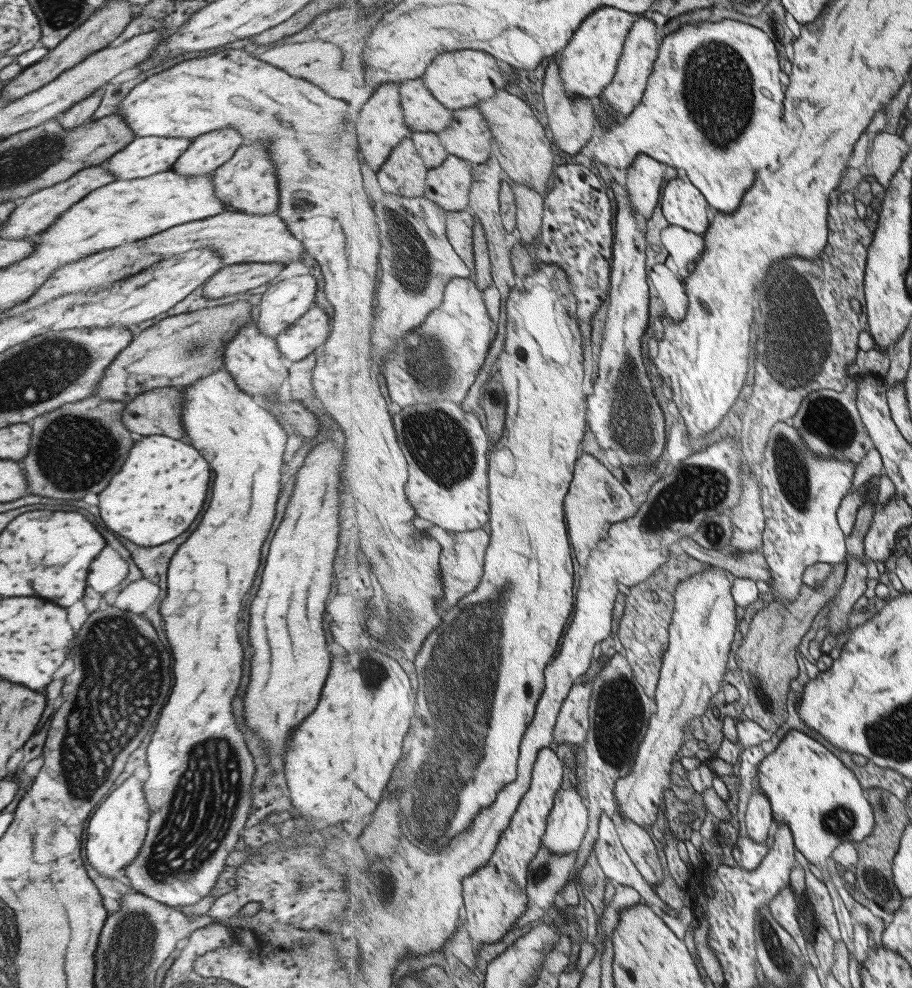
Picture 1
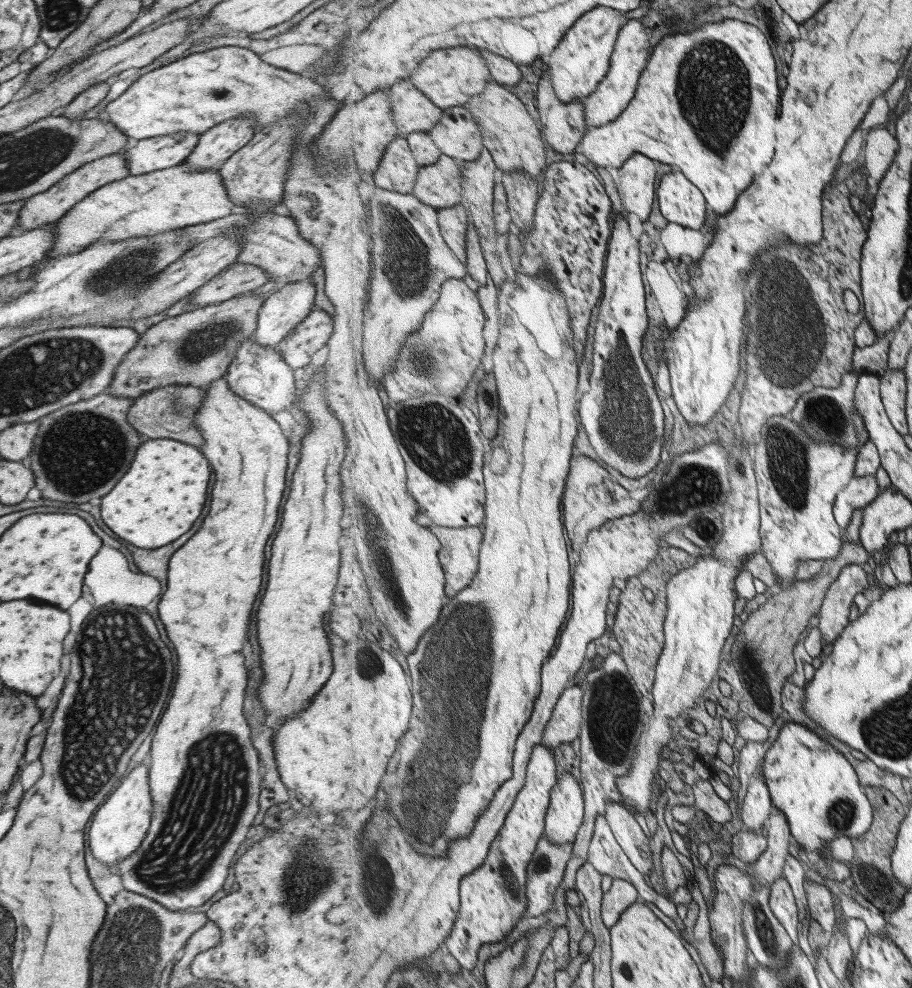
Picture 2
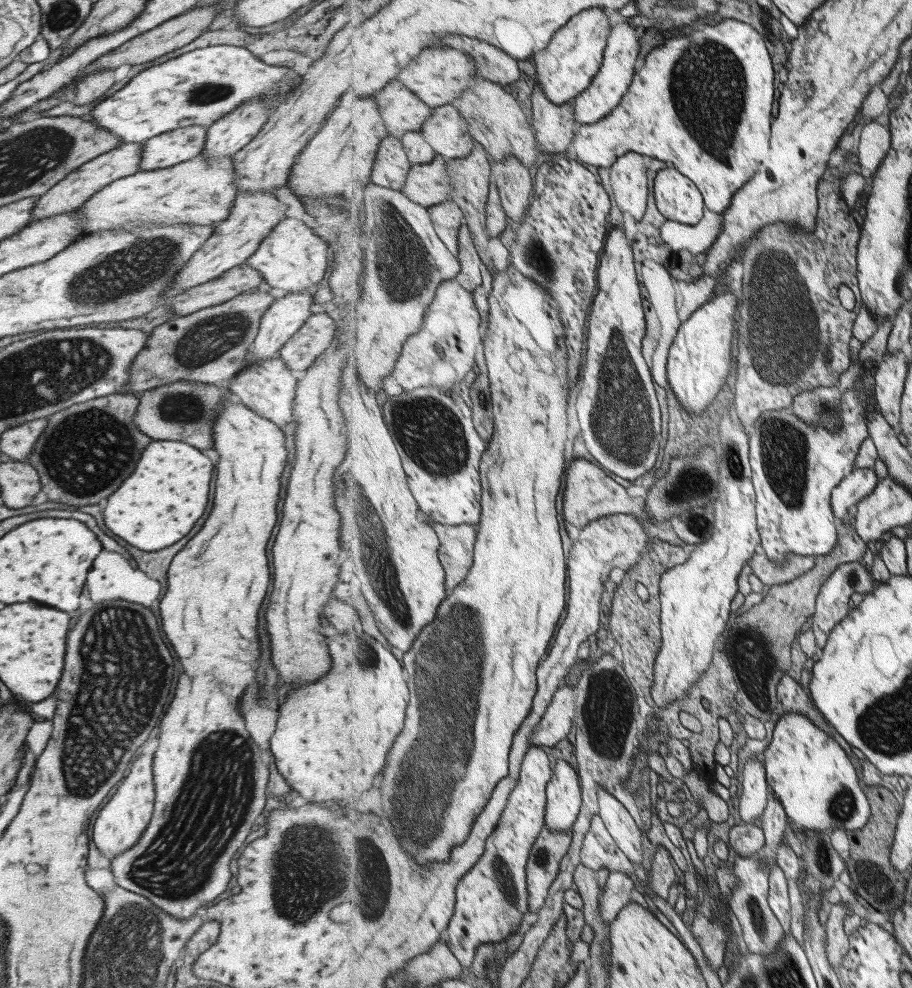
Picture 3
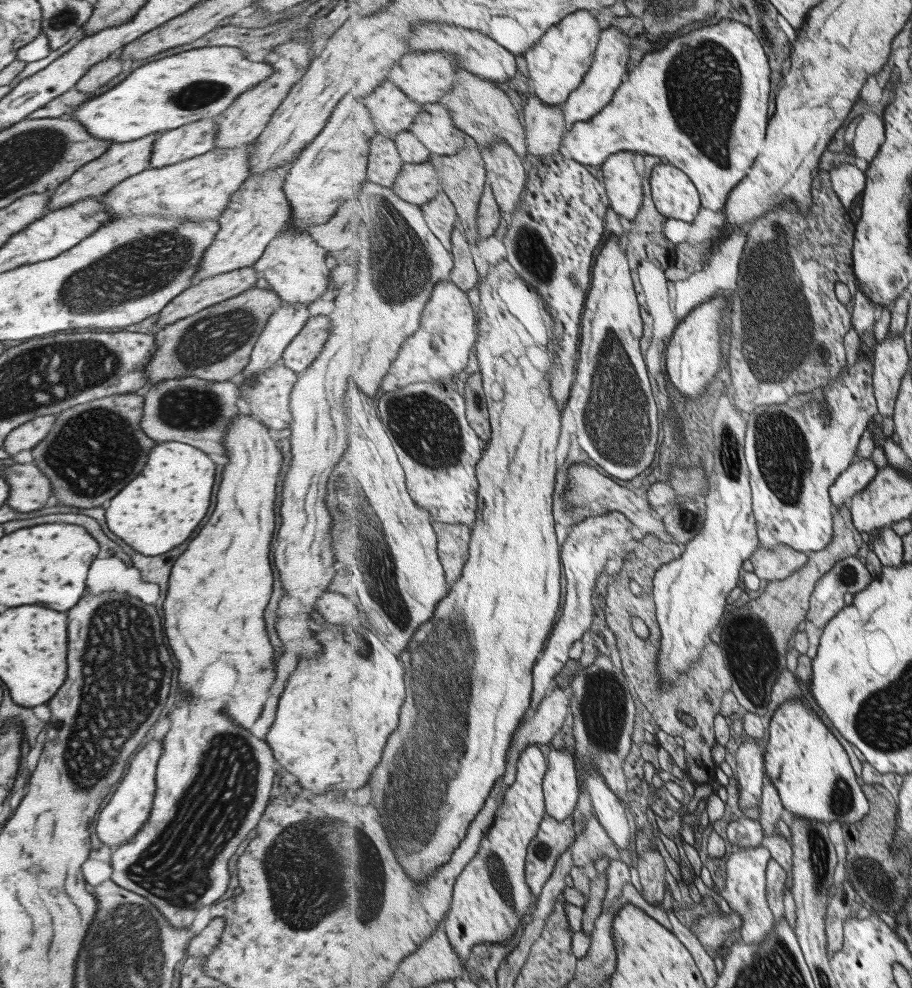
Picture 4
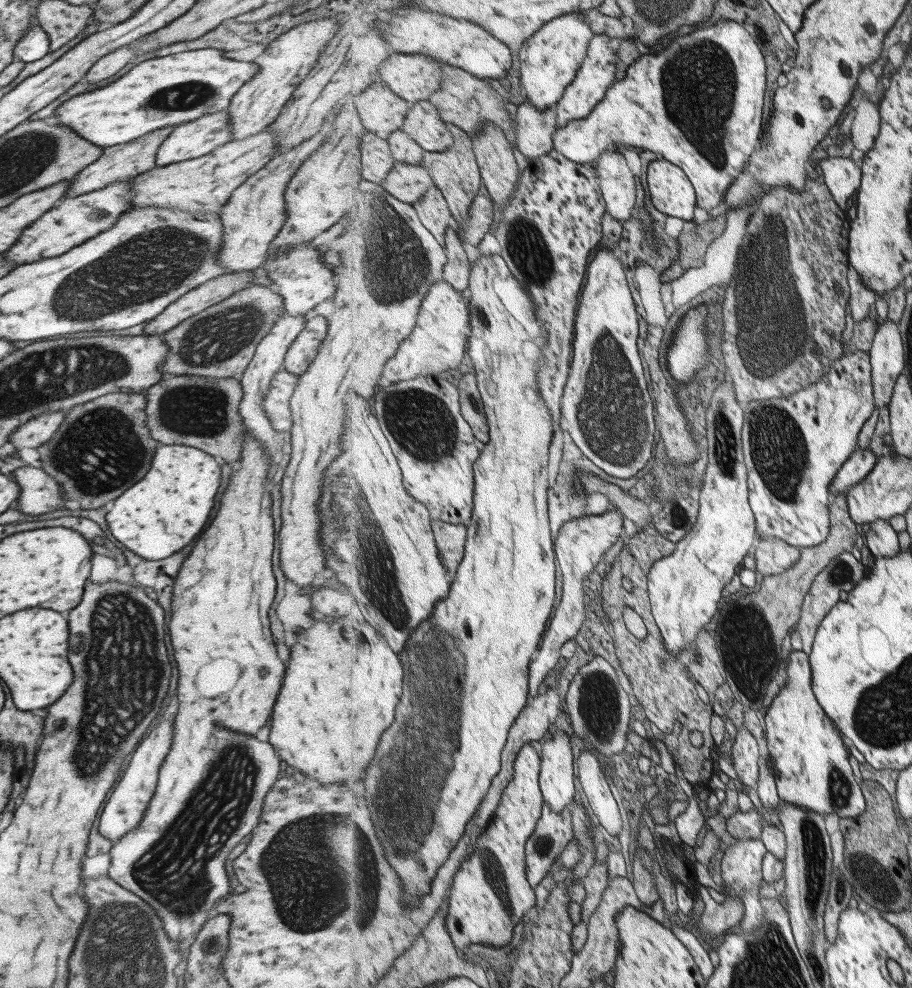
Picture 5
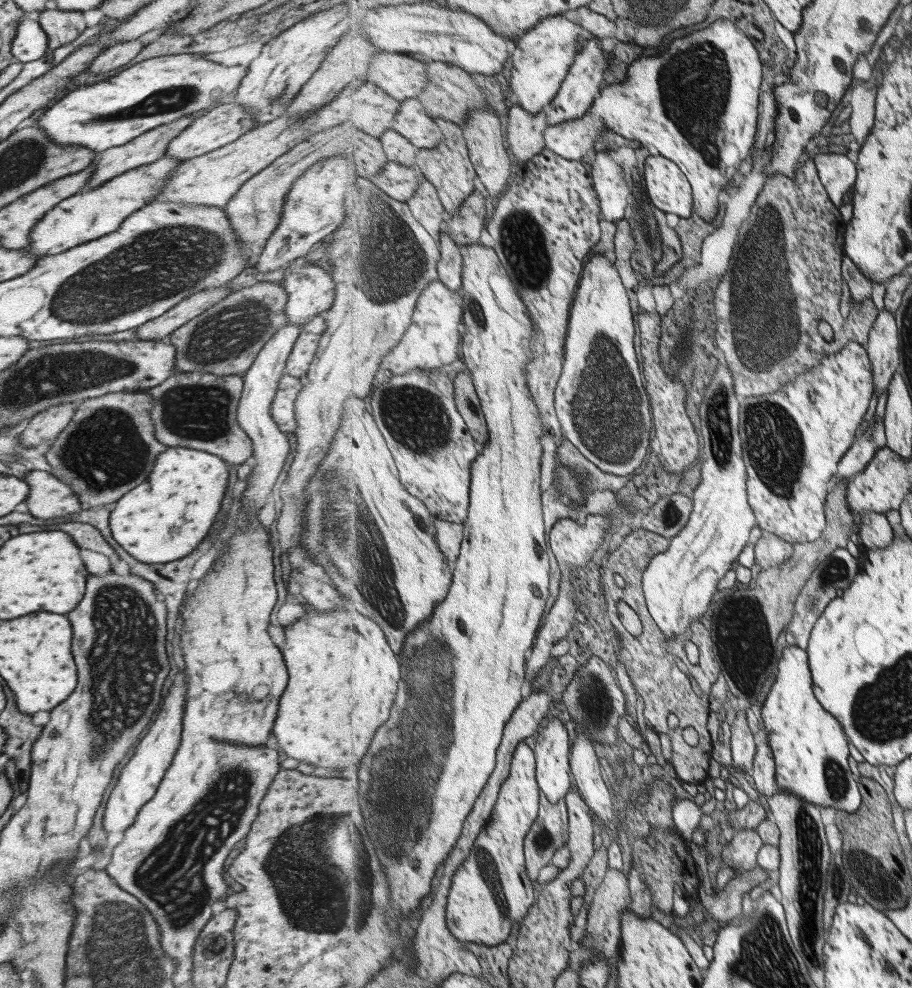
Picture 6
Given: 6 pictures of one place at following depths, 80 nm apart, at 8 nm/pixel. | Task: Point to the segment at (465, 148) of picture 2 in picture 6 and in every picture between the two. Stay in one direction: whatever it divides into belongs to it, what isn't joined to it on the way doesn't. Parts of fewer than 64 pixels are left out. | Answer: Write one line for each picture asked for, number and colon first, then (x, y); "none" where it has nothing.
3: (447, 130)
4: (435, 127)
5: (424, 123)
6: (414, 122)

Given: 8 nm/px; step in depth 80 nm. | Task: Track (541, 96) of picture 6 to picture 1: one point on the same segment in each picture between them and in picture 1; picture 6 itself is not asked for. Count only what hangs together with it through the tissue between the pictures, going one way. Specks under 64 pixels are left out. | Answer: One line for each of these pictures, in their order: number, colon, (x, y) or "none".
1: (589, 63)
2: (582, 60)
3: (569, 65)
4: (557, 65)
5: (550, 61)

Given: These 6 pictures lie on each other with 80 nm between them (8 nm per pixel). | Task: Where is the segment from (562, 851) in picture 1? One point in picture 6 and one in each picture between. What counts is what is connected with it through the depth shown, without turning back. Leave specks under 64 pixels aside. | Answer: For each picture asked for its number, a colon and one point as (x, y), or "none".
2: (567, 812)
3: (564, 792)
4: (561, 786)
5: (558, 785)
6: (553, 745)

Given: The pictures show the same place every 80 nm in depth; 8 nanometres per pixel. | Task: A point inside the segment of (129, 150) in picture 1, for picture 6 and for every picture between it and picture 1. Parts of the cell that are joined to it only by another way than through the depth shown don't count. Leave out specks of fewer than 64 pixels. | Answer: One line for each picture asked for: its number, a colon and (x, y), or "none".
2: (143, 156)
3: (178, 145)
4: (190, 140)
5: (192, 139)
6: (218, 126)

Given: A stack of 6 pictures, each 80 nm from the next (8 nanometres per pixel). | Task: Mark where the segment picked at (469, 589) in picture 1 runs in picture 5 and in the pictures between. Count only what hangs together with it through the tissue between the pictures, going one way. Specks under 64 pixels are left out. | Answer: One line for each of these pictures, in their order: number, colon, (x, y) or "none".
2: (460, 549)
3: (457, 550)
4: (453, 540)
5: (451, 538)

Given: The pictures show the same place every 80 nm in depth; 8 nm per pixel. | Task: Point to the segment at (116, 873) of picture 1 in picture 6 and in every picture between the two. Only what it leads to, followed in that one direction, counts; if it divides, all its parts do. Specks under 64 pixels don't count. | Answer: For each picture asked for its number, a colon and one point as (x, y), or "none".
2: (118, 825)
3: (119, 821)
4: (120, 818)
5: (121, 812)
6: (138, 779)

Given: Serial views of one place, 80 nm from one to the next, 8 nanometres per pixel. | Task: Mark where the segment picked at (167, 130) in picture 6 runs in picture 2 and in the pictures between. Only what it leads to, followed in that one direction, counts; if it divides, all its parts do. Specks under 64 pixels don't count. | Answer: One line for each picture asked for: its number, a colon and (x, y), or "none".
2: (43, 208)
3: (73, 189)
4: (120, 160)
5: (118, 162)

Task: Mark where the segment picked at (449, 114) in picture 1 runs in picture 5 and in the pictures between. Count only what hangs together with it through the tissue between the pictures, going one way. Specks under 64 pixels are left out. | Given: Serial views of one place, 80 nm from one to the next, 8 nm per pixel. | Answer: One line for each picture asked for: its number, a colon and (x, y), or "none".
2: (414, 111)
3: (403, 110)
4: (393, 111)
5: (383, 111)

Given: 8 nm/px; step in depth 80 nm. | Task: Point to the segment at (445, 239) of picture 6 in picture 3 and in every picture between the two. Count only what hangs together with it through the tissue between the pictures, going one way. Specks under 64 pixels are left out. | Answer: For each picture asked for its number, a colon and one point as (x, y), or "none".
3: (470, 277)
4: (464, 275)
5: (457, 271)

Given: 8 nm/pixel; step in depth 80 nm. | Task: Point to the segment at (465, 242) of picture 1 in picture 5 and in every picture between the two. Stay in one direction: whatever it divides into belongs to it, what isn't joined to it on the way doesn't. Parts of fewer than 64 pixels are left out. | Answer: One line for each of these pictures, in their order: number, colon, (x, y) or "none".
2: (454, 221)
3: (448, 217)
4: (441, 214)
5: (434, 210)

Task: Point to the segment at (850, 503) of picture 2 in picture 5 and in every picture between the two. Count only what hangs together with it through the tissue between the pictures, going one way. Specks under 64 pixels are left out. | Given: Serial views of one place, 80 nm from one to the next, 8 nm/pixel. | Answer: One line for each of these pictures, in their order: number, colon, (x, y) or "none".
3: (862, 482)
4: (862, 472)
5: (861, 464)

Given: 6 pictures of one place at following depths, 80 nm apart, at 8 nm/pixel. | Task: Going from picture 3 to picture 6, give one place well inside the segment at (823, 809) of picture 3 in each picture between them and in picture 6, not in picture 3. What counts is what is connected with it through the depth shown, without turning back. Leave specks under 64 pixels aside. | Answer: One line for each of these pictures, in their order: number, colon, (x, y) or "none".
4: (813, 772)
5: (810, 756)
6: (811, 750)

